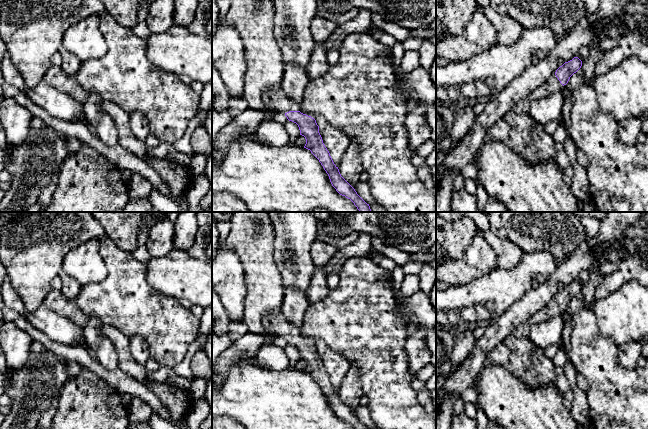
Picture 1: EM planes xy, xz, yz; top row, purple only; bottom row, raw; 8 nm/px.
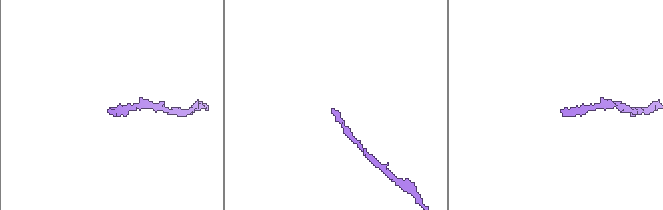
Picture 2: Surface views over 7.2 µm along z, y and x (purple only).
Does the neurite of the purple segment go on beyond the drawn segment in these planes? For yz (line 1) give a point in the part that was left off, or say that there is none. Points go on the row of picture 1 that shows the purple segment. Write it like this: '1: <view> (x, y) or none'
1: yz (550, 86)

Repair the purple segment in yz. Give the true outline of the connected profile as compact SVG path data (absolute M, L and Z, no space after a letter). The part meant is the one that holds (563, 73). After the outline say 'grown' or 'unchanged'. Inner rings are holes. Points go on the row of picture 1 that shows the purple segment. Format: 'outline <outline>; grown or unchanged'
outline M574 57L572 60L565 62L548 80L537 87L524 99L517 102L511 110L520 114L528 113L530 104L534 100L555 93L558 90L562 90L563 86L568 83L570 77L576 73L581 66L582 61L578 57Z; grown

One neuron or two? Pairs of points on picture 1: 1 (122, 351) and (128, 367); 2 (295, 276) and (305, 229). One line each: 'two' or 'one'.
1: one
2: one

